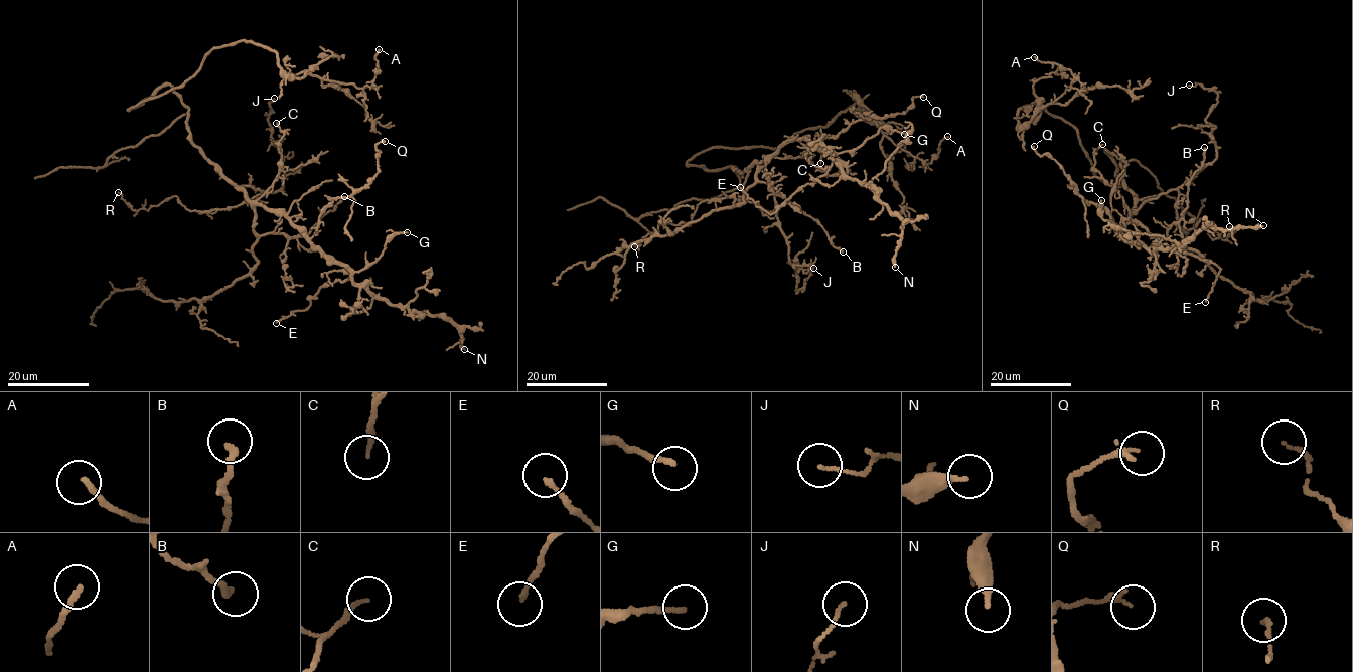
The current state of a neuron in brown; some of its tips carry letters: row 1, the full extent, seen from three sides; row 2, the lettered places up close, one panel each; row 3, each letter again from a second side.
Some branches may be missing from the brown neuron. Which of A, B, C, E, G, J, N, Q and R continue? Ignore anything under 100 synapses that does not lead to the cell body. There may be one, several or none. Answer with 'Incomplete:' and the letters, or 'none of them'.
Incomplete: none of them

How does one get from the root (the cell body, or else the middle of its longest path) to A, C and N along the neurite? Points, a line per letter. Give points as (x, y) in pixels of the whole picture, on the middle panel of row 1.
A: (736, 169), (687, 162), (712, 148), (773, 149), (831, 125), (852, 96), (926, 164), (947, 136)
C: (736, 169), (741, 176), (732, 166), (742, 172), (765, 156), (794, 158), (817, 146), (824, 151), (820, 163)
N: (736, 169), (741, 176), (732, 166), (742, 172), (799, 138), (832, 152), (901, 220), (895, 267)

